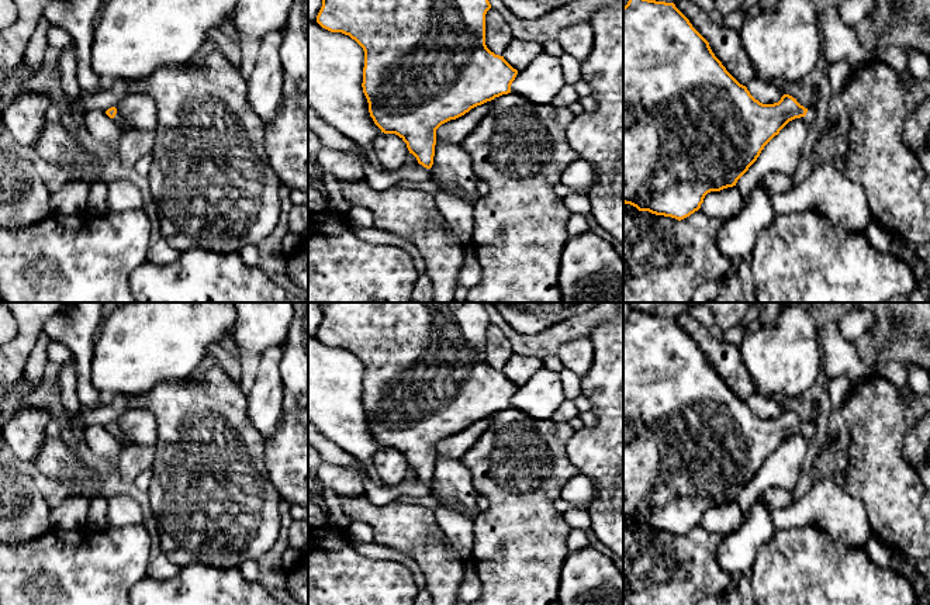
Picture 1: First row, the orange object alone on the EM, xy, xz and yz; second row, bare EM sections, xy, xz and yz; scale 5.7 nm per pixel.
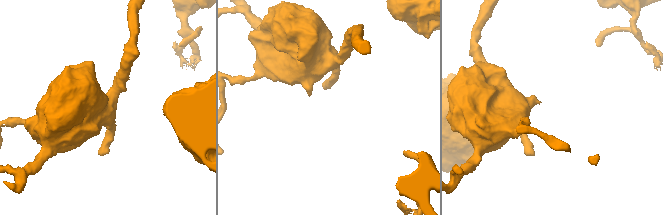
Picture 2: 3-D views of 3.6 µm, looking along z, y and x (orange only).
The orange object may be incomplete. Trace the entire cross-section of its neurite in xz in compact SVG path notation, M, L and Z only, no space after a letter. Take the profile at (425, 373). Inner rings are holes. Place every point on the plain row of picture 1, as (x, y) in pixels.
M317 302L322 322L317 338L355 355L364 366L363 408L374 439L398 450L418 478L433 480L436 445L471 424L511 408L518 386L485 360L485 329L491 324L481 302Z

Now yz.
M632 310L623 322L623 518L639 526L671 532L678 536L701 523L703 514L711 507L720 507L736 501L737 495L757 476L764 461L779 449L792 435L801 433L809 443L816 435L815 424L805 424L796 414L784 409L778 418L763 419L756 415L746 401L740 400L712 367L709 357L692 342L689 335L674 318L656 317Z

